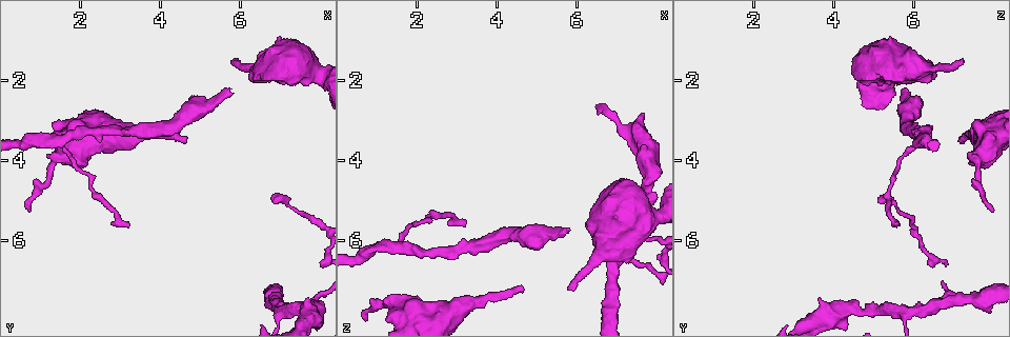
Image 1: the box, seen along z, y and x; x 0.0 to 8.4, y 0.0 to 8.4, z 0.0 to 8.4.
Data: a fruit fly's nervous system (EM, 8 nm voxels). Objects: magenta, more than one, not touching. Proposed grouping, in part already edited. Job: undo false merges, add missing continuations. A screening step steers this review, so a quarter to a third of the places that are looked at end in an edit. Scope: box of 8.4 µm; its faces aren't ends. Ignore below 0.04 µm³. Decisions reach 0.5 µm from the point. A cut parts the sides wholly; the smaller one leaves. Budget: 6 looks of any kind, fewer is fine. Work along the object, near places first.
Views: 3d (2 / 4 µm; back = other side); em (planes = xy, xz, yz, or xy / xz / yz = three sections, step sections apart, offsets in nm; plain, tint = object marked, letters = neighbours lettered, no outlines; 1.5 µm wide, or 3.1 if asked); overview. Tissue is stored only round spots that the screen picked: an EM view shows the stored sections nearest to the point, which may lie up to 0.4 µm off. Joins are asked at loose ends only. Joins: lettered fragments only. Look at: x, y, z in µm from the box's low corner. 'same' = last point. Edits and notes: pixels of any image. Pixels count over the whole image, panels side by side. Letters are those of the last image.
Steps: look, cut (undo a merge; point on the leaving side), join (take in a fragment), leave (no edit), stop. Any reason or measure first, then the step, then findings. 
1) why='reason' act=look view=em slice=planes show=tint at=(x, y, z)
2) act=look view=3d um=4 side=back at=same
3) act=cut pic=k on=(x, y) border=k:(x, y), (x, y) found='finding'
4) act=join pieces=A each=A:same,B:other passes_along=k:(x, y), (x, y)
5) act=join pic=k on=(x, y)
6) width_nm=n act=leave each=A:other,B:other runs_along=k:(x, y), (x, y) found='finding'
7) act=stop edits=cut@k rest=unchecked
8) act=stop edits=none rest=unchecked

why='an open end' act=look view=em slice=planes show=letters at=(5.80, 1.45, 7.20)

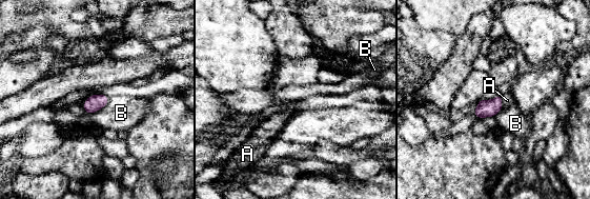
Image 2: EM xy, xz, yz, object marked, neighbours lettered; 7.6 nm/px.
longest_contact=B:200nm act=join pieces=A each=A:same,B:other passes_along=2:(485, 107), (501, 101), (507, 100) found='the neuron continues'

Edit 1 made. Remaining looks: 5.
why='an open end' act=look view=3d um=4 at=(4.60, 3.55, 7.15)

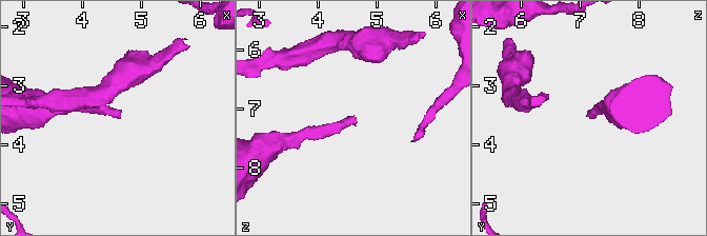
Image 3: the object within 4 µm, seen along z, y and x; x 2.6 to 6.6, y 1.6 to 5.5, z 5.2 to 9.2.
why='need the tissue' act=look view=em slice=planes show=tint at=(4.65, 3.55, 7.10)

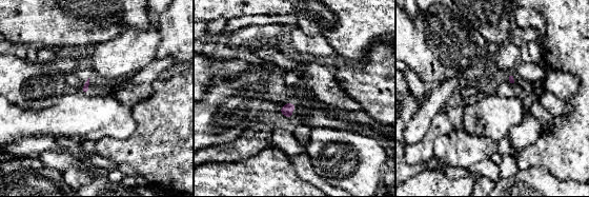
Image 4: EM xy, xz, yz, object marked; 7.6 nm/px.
why='see the neighbours' act=look view=em slice=planes show=letters at=same

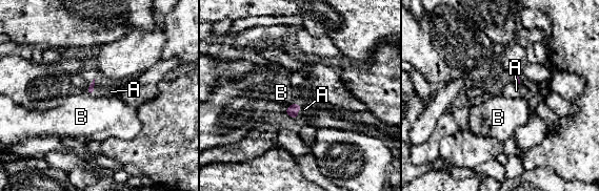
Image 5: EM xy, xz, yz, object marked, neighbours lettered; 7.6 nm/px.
act=join pieces=A each=A:same,B:other passes_along=5:(292, 110), (298, 111), (304, 109) found='it goes on there'

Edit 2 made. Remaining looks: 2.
why='sudden change in width' act=look view=em slice=planes show=letters at=(7.75, 7.70, 4.80)

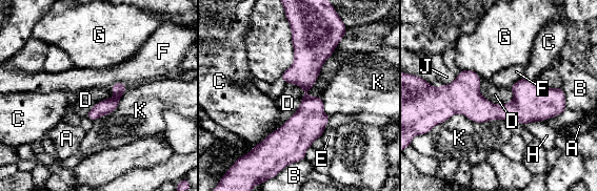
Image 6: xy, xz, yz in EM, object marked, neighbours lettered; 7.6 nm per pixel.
longest_contact=D:650nm act=leave each=A:other,B:other,C:other,D:other,E:other,F:other,G:other,H:other,J:other,K:other border=6:(321, 69), (298, 108), (269, 134) found='all the same neuron'

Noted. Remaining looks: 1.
act=stop edits=join@2,join@5 rest=unchecked

